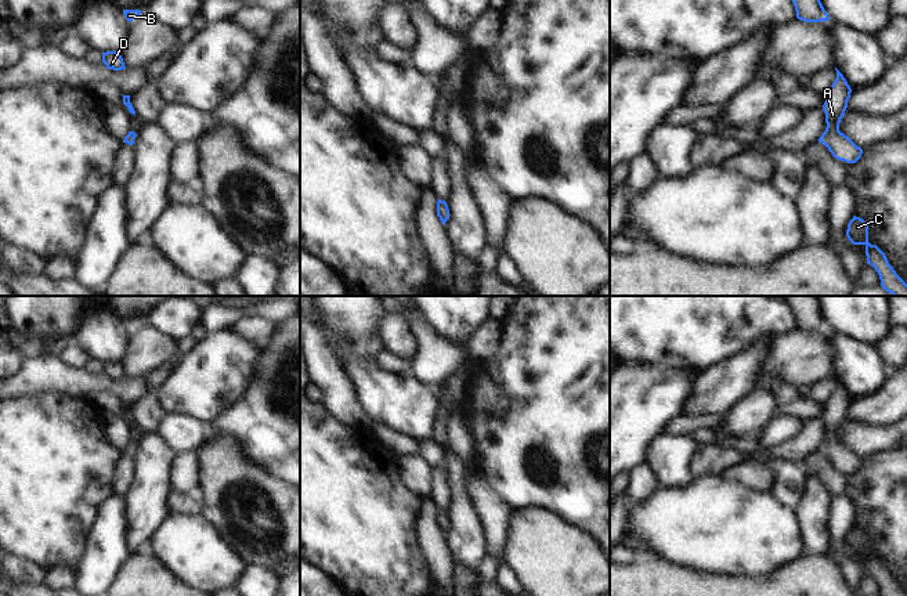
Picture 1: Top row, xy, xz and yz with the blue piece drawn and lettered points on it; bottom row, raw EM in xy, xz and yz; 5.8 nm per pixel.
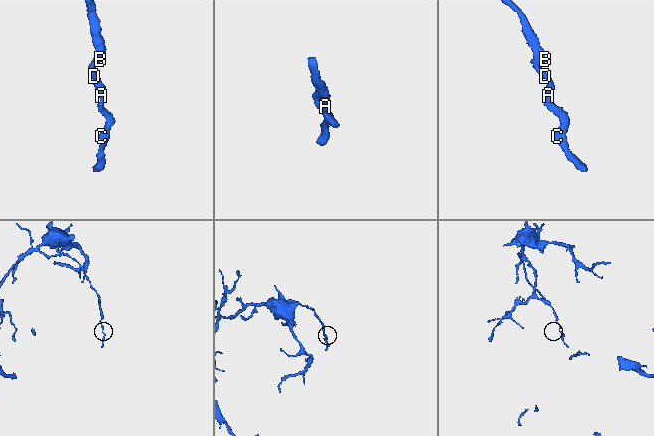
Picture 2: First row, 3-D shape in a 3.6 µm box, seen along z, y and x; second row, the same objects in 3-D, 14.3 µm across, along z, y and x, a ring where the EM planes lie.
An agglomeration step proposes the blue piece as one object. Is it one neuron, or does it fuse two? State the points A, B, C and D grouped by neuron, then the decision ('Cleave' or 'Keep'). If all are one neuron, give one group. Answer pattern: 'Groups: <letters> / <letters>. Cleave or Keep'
Groups: A B C D. Keep.

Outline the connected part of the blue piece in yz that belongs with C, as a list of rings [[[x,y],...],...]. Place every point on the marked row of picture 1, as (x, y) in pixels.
[[[853,216],[848,224],[846,236],[853,245],[866,246],[867,263],[875,268],[881,286],[886,292],[893,296],[907,296],[907,283],[896,274],[885,253],[868,242],[868,225],[863,218]]]

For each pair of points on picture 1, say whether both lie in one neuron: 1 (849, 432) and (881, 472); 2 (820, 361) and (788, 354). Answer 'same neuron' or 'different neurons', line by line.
1: different neurons
2: same neuron

